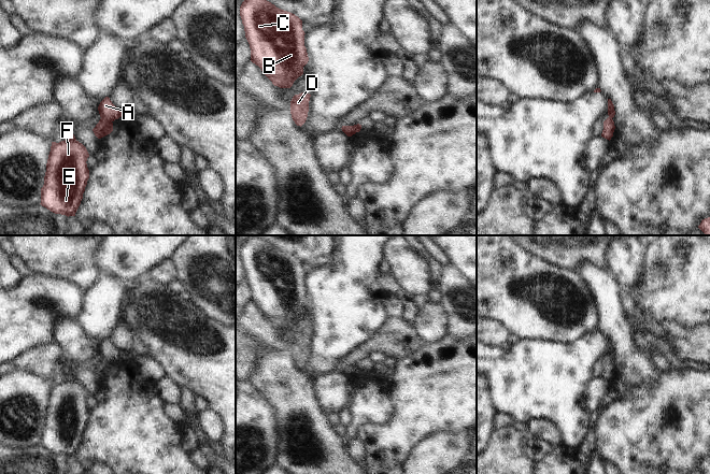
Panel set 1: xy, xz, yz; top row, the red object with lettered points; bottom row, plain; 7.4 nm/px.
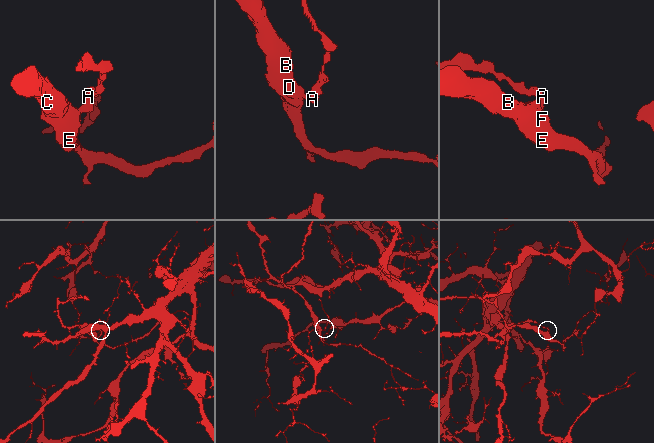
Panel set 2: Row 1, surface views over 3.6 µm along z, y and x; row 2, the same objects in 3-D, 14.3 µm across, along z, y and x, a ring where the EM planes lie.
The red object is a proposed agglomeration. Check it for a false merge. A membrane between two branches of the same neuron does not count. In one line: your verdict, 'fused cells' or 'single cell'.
fused cells

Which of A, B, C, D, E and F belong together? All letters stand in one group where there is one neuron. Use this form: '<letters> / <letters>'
A / B C D E F

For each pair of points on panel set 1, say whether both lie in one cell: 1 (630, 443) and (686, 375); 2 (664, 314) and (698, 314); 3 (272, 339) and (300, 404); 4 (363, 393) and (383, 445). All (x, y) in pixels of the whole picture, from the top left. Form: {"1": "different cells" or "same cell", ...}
{"1": "same cell", "2": "same cell", "3": "different cells", "4": "different cells"}

